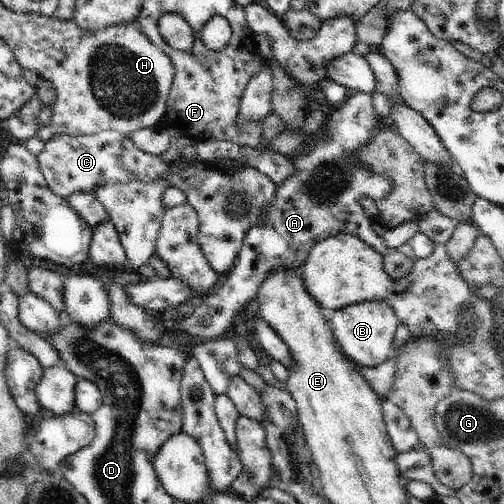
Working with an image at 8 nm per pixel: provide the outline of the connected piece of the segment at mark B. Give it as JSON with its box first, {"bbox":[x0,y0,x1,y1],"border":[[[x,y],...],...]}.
{"bbox":[330,301,399,368],"border":[[[366,301],[333,311],[330,327],[337,344],[348,358],[360,367],[374,368],[390,358],[399,323],[388,301]]]}

